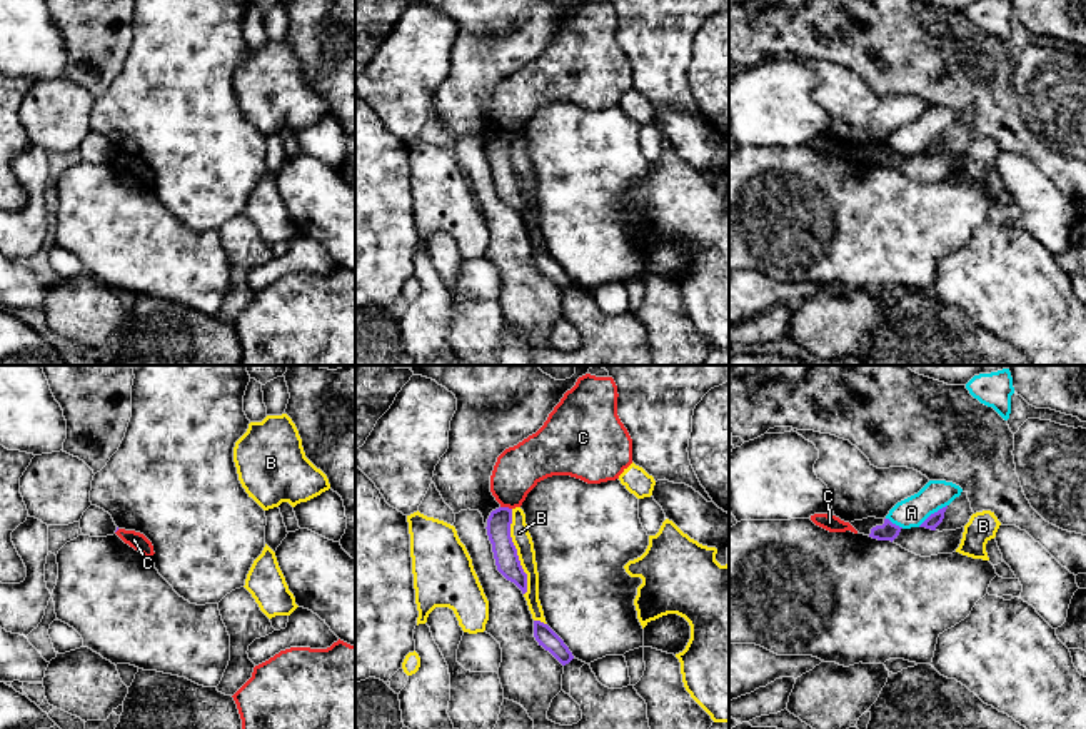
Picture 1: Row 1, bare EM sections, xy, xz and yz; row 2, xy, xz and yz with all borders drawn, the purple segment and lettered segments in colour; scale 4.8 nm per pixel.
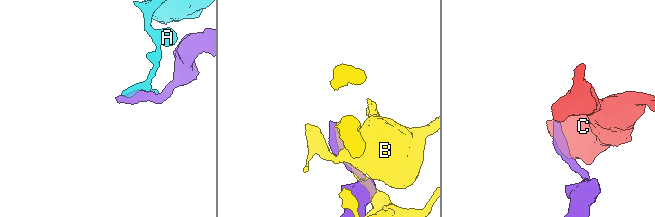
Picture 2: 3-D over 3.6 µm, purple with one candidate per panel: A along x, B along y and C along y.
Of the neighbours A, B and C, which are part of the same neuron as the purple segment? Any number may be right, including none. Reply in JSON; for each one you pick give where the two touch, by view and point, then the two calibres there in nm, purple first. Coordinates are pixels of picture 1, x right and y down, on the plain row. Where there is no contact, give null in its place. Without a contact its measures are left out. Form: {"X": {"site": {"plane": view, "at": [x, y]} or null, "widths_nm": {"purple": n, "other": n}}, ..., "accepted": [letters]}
{"accepted": []}

